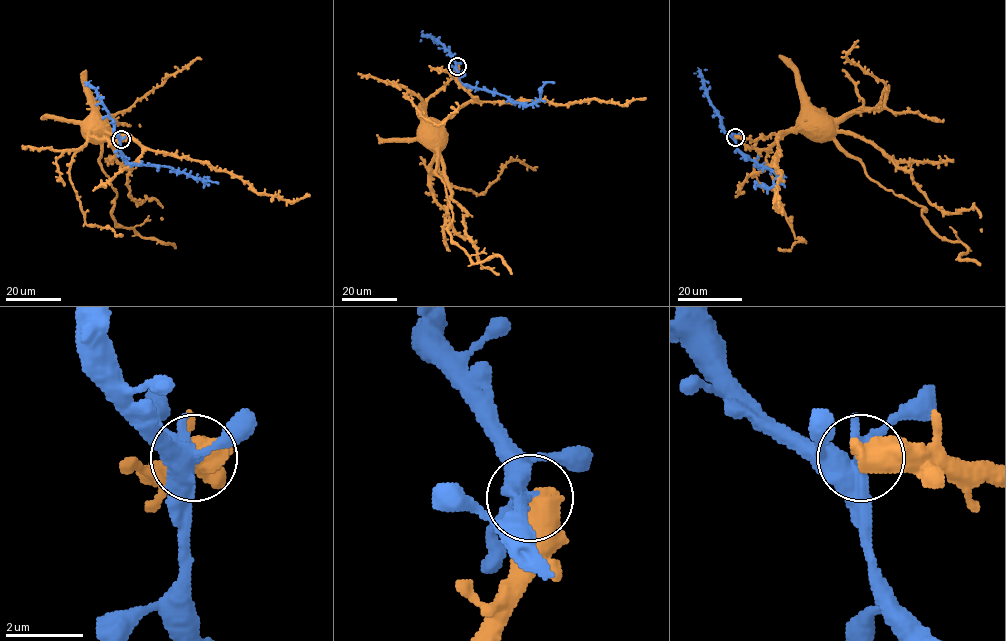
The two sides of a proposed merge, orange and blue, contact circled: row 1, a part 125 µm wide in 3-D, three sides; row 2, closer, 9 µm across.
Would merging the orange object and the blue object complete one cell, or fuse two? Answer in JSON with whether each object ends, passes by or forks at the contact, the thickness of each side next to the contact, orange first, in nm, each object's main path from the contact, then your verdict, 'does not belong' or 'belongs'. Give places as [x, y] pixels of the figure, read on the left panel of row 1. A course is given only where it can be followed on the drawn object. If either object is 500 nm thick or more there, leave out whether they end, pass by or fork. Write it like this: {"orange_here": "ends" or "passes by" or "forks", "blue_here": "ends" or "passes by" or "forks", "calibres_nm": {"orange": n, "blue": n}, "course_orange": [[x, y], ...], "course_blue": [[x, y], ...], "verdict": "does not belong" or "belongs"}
{"calibres_nm": {"orange": 700, "blue": 360}, "course_orange": [[121, 139], [96, 139], [84, 133], [84, 129]], "course_blue": [[121, 139], [121, 156], [127, 162], [166, 166], [218, 184]], "verdict": "does not belong"}

